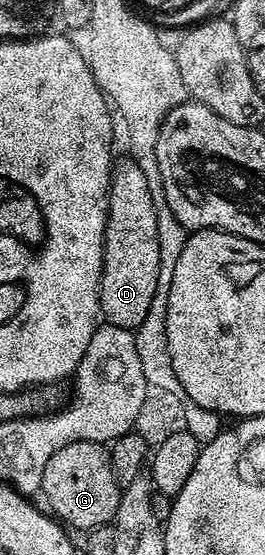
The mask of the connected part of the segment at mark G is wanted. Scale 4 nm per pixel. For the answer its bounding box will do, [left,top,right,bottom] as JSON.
[40,442,123,532]

